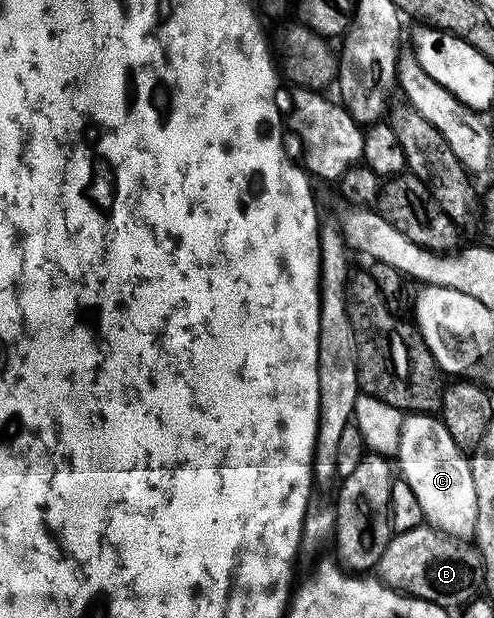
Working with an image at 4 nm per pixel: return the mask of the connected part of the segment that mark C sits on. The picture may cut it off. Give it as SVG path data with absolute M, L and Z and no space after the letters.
M414 414L405 419L396 462L402 465L401 477L411 486L417 509L439 534L462 540L478 533L478 501L474 467L467 451L452 440L441 417Z

